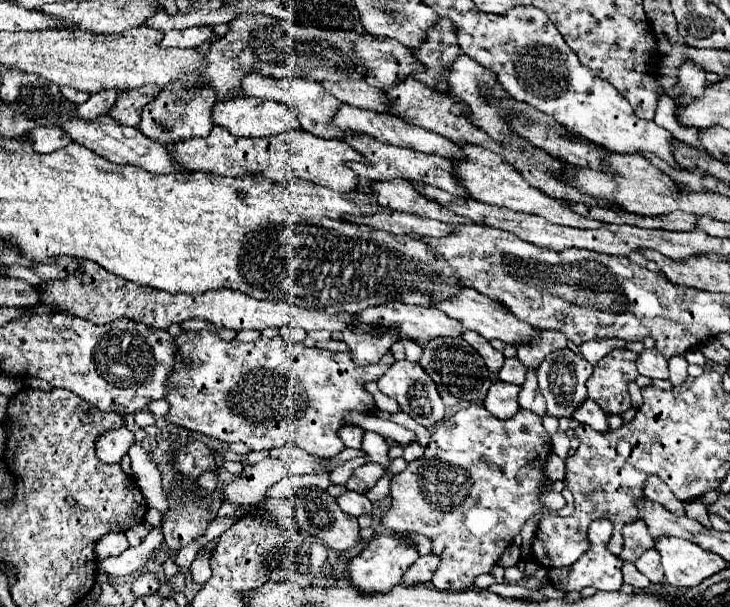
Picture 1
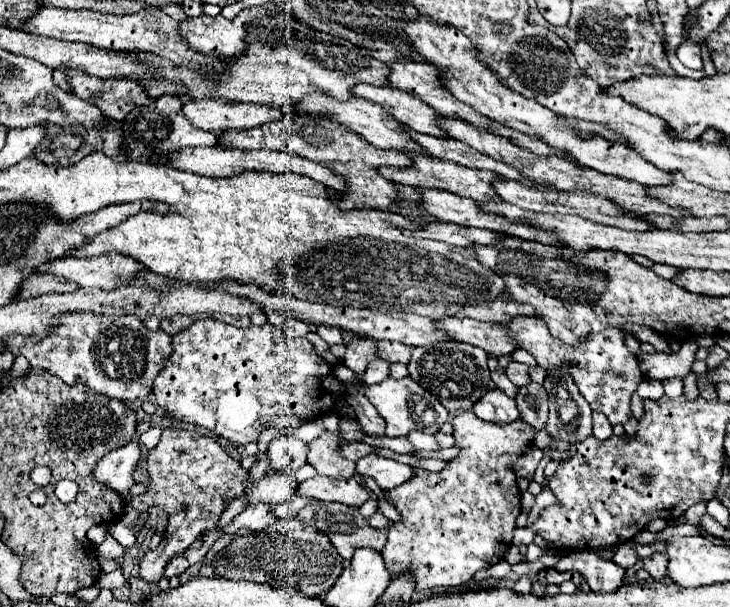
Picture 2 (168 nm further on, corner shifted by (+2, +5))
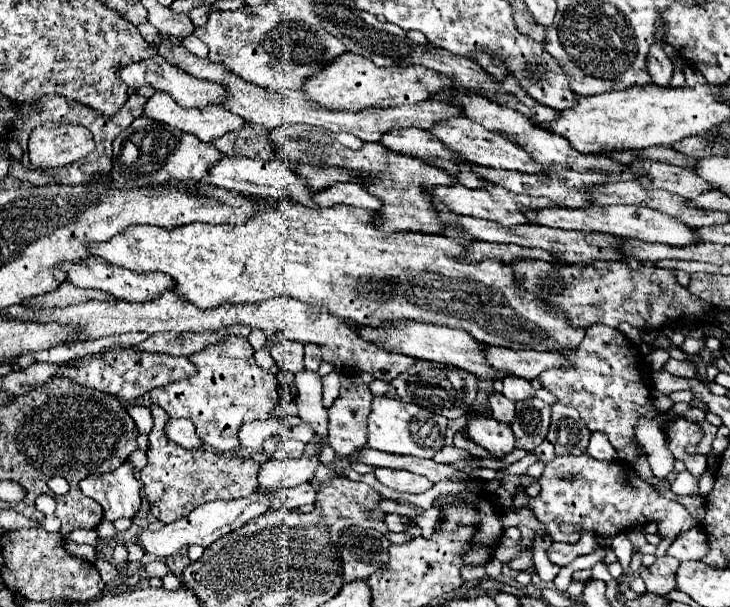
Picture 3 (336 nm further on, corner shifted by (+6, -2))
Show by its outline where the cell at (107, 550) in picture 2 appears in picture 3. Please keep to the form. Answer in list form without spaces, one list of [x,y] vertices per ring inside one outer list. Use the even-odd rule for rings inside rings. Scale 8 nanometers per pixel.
[[[100,521],[100,525],[98,525],[98,529],[96,529],[96,533],[98,533],[98,537],[100,537],[100,541],[102,543],[108,543],[108,541],[114,541],[116,539],[116,535],[118,535],[118,529],[110,523],[110,521]]]

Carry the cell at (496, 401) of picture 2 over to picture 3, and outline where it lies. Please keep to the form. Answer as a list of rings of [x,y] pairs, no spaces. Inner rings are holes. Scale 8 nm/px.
[[[478,413],[468,421],[466,429],[472,441],[488,449],[494,457],[502,457],[514,449],[514,437],[510,425],[496,421],[494,417]]]

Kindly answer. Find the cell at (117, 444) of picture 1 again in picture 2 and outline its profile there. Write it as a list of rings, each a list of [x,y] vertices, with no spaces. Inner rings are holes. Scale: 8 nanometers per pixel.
[[[132,440],[126,446],[122,446],[120,450],[112,450],[110,454],[106,454],[94,468],[96,480],[112,490],[116,490],[124,504],[128,504],[132,500],[130,496],[130,488],[134,486],[134,470],[136,464],[140,460],[140,448],[138,444]]]

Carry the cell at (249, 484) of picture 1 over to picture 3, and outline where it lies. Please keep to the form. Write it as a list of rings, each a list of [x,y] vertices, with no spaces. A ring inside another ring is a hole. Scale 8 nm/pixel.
[[[284,439],[278,443],[278,451],[274,455],[274,459],[296,459],[304,453],[304,443],[294,441],[294,439]]]

